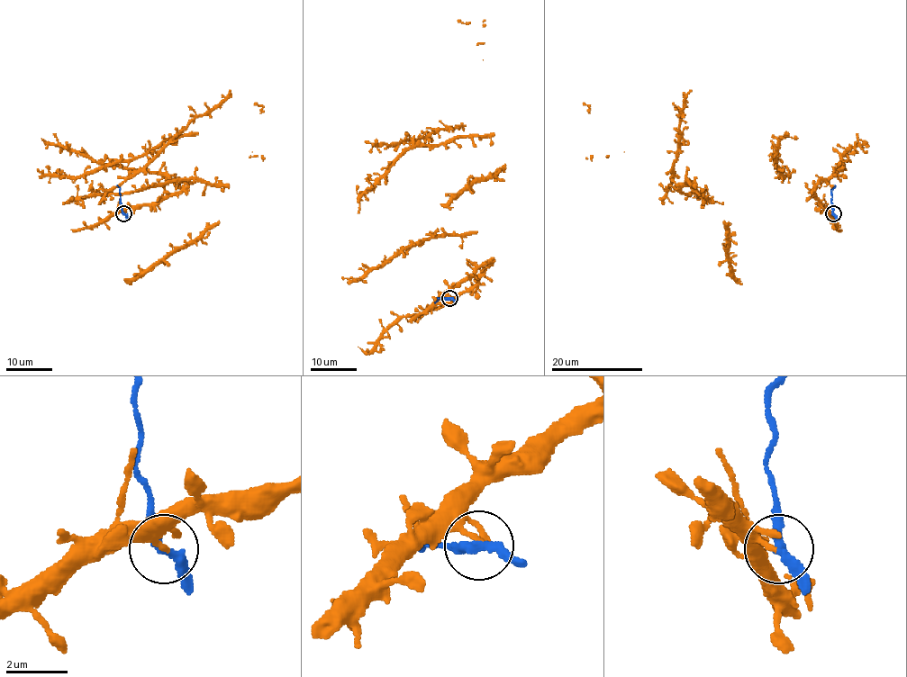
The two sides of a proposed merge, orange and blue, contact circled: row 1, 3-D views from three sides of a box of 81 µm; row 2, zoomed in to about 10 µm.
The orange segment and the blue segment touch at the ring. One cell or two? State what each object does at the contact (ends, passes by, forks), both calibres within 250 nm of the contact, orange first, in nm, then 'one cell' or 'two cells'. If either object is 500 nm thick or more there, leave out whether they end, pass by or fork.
orange ends; blue passes by; calibres 190 and 300 nm; two cells

